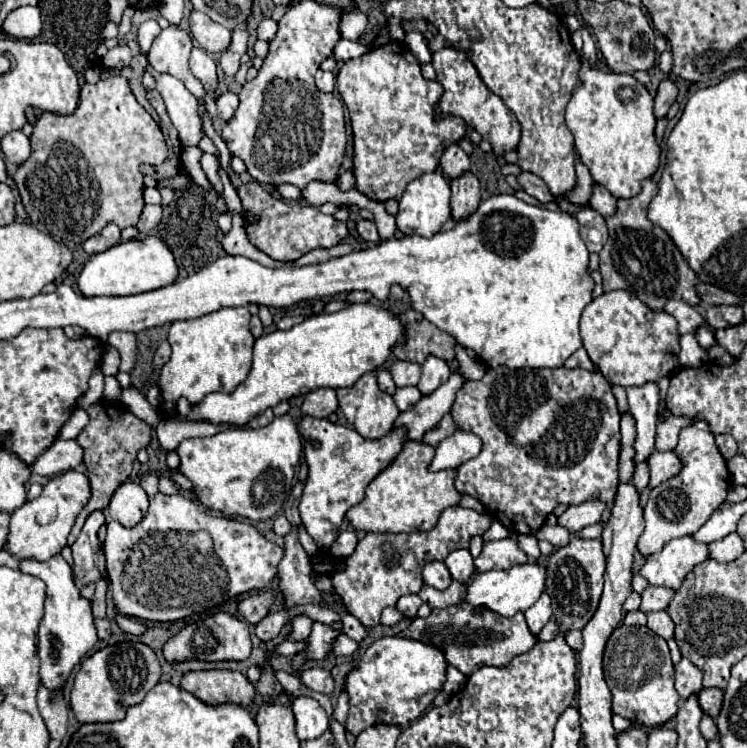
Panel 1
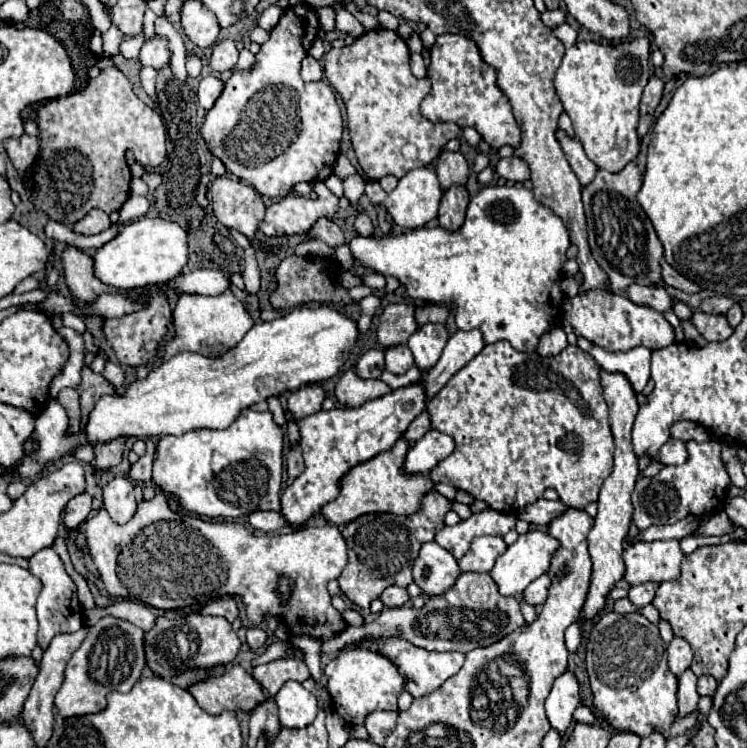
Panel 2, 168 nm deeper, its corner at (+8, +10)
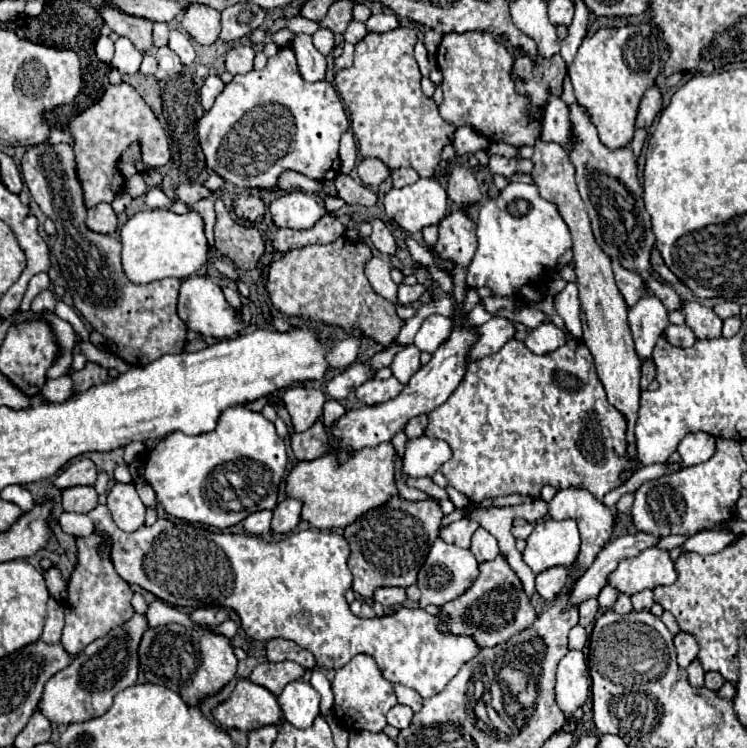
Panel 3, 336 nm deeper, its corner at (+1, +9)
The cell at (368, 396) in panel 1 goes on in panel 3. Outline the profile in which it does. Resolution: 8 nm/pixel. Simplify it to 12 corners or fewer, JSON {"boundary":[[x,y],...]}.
{"boundary":[[366,380],[356,396],[366,404],[396,398],[402,384],[388,380]]}

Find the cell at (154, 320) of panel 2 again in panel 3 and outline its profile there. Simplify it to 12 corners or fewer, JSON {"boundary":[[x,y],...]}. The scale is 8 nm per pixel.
{"boundary":[[70,144],[22,158],[74,308],[130,366],[184,352],[180,280],[134,284],[84,224]]}

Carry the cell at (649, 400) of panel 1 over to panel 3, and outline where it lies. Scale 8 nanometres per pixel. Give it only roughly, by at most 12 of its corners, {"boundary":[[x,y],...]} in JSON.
{"boundary":[[644,294],[628,308],[640,360],[648,360],[668,326],[668,310]]}

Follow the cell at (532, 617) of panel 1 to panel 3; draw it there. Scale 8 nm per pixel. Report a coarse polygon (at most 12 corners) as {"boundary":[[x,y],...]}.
{"boundary":[[552,566],[536,576],[536,592],[552,600],[566,586],[564,566]]}

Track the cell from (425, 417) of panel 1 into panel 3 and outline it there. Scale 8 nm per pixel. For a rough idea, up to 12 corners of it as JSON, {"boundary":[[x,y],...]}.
{"boundary":[[492,316],[478,328],[476,346],[468,354],[474,362],[498,352],[514,338],[510,318]]}

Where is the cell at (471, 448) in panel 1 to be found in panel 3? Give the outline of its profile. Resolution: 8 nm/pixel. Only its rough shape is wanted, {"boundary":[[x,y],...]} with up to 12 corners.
{"boundary":[[444,440],[406,442],[402,472],[432,476],[452,456]]}

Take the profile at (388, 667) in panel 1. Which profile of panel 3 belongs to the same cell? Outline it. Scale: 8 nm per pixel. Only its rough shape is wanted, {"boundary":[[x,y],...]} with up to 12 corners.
{"boundary":[[368,654],[332,680],[334,716],[348,730],[382,732],[398,704]]}

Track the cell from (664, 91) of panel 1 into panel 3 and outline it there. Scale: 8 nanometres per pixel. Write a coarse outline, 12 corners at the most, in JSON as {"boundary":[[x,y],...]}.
{"boundary":[[658,86],[644,92],[636,128],[650,128],[662,110]]}

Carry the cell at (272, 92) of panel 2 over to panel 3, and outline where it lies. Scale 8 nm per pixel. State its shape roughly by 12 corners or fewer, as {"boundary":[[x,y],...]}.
{"boundary":[[292,48],[238,74],[198,120],[206,168],[272,190],[340,174],[350,126]]}

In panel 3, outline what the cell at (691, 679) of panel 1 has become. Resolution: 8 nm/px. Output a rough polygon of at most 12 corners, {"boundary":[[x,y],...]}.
{"boundary":[[678,632],[674,646],[678,664],[686,668],[698,656],[692,634]]}

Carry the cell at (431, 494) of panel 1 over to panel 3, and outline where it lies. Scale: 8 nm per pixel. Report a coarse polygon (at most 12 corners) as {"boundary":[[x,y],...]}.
{"boundary":[[394,446],[294,464],[286,494],[346,528],[398,494]]}

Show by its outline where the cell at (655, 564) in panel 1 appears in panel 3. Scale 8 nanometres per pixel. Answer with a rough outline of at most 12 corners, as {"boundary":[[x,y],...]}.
{"boundary":[[666,550],[620,560],[608,584],[626,596],[676,582]]}

